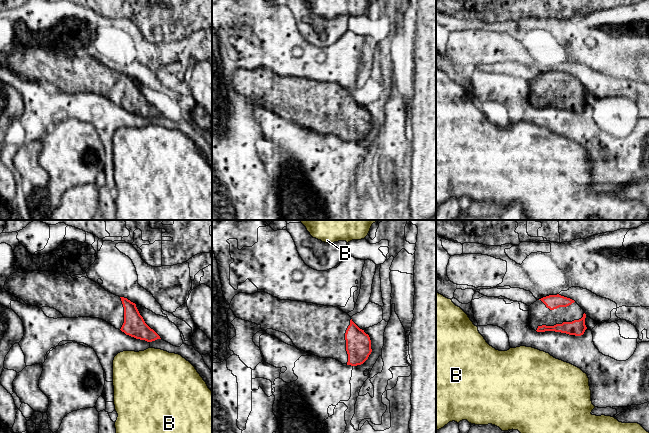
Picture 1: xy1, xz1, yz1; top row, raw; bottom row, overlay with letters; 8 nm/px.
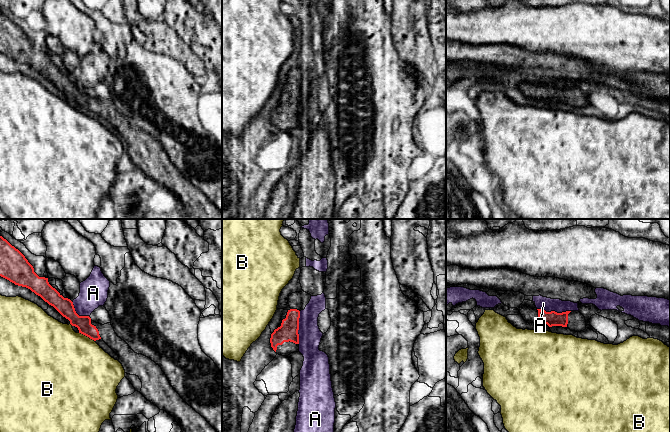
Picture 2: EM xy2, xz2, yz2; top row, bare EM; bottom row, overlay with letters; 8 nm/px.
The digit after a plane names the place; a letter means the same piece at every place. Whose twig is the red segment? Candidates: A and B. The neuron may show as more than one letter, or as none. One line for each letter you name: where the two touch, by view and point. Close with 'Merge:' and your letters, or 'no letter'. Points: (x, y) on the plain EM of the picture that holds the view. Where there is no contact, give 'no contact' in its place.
Merge: no letter

